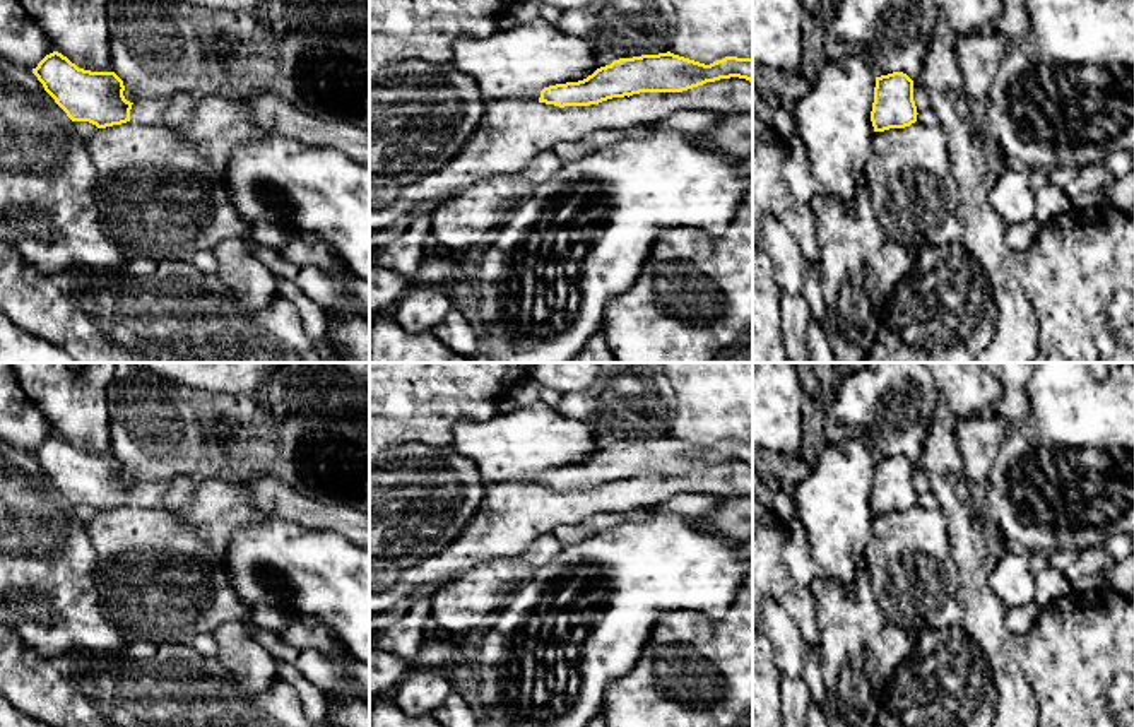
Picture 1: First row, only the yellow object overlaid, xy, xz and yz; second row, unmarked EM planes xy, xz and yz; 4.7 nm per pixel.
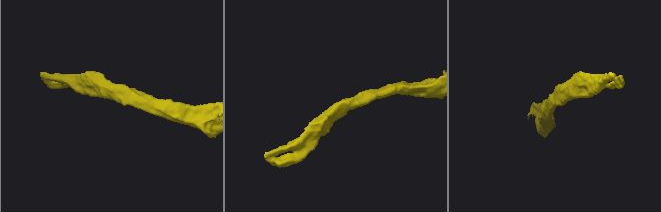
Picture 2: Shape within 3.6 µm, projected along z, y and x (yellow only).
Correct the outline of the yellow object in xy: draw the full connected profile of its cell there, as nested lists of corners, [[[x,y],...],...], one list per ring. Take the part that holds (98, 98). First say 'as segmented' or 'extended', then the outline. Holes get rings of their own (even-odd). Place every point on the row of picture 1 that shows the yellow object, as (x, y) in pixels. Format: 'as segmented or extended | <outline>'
as segmented | [[[53,51],[46,55],[36,68],[32,68],[32,74],[72,121],[89,121],[97,128],[130,121],[130,109],[133,103],[125,99],[123,80],[115,72],[84,70],[62,53]]]

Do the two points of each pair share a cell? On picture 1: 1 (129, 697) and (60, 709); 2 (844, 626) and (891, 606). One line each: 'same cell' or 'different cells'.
1: same cell
2: different cells

